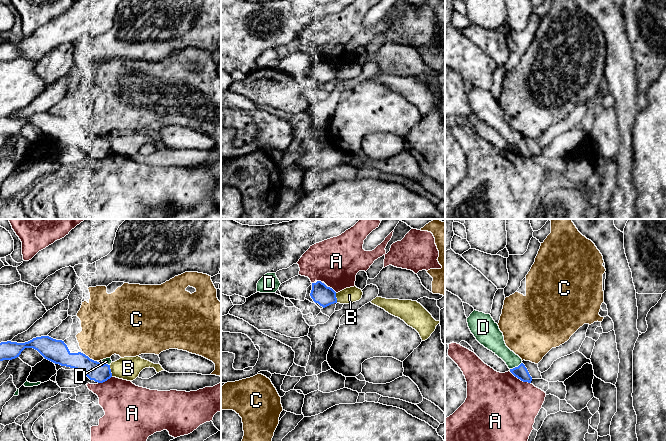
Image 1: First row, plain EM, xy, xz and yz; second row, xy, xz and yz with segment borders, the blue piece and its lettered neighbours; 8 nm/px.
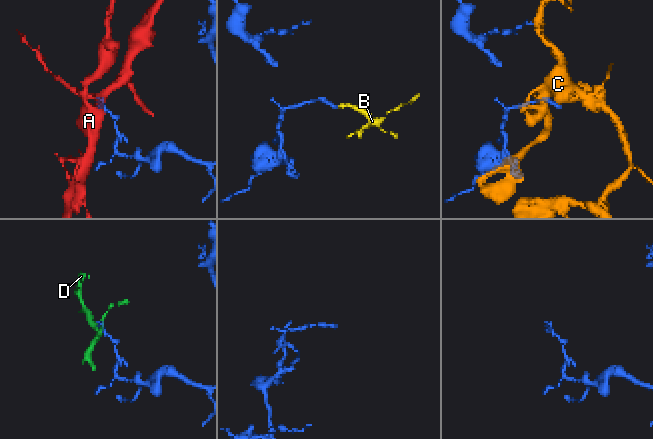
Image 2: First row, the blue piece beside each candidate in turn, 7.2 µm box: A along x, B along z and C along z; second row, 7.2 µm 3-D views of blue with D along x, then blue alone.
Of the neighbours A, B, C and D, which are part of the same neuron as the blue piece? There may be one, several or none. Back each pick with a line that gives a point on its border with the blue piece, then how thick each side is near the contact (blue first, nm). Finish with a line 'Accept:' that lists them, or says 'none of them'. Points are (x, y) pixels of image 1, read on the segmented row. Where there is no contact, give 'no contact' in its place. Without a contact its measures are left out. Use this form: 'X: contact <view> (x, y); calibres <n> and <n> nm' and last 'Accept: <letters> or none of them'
Accept: none of them

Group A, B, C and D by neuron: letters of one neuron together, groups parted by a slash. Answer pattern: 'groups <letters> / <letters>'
groups A / B D / C

